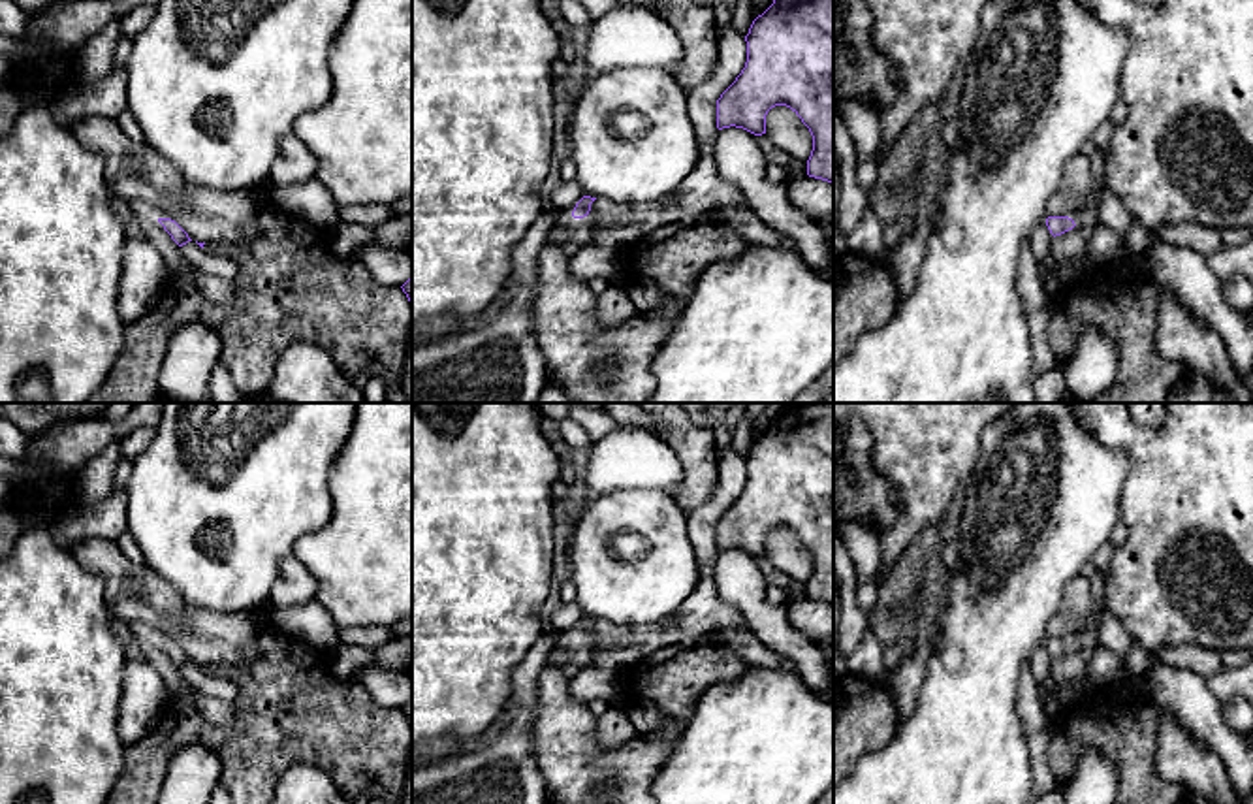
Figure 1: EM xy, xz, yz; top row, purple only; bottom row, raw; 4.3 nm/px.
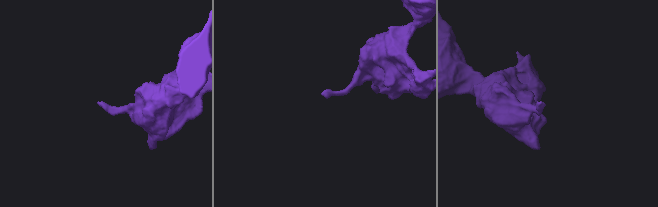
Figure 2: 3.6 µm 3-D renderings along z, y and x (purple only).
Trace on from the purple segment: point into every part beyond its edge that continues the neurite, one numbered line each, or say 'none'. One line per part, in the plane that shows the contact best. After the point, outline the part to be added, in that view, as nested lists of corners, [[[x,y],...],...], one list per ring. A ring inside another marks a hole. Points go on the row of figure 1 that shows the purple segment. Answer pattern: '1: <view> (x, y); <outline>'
1: yz (1086, 217); [[[1095,149],[1095,153],[1089,156],[1091,162],[1091,190],[1093,190],[1093,201],[1089,207],[1078,211],[1074,215],[1074,224],[1076,226],[1097,226],[1097,217],[1099,217],[1099,205],[1101,205],[1101,196],[1099,190],[1102,186],[1102,171],[1104,171],[1104,154]]]

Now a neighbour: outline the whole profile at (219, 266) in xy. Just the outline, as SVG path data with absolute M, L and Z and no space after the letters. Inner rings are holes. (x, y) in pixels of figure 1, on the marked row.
M188 241L179 249L190 267L220 277L228 282L235 281L237 265L233 260L207 254L196 241Z

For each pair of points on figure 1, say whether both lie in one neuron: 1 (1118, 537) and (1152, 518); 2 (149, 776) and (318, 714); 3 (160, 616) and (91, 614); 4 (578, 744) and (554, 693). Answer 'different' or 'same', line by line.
1: different
2: same
3: different
4: same

